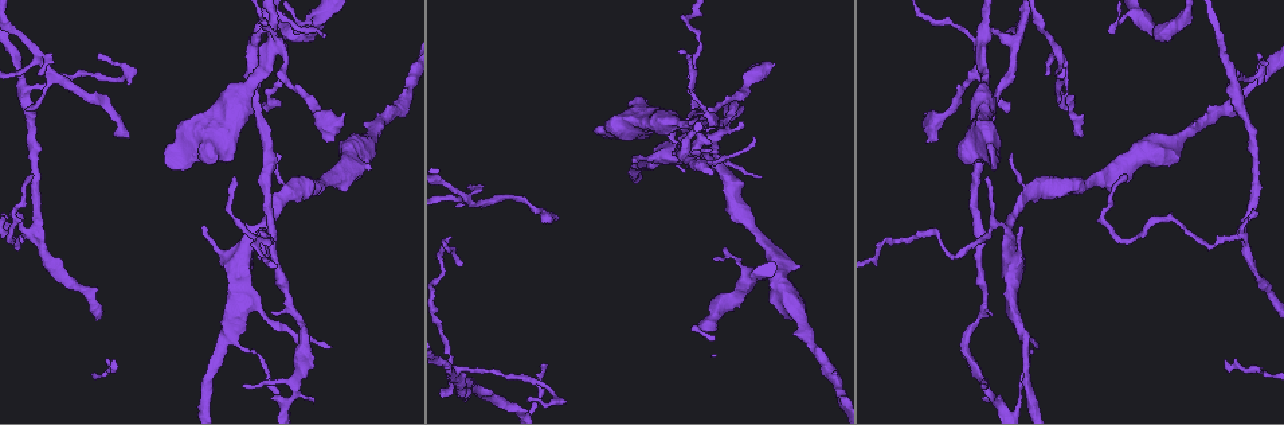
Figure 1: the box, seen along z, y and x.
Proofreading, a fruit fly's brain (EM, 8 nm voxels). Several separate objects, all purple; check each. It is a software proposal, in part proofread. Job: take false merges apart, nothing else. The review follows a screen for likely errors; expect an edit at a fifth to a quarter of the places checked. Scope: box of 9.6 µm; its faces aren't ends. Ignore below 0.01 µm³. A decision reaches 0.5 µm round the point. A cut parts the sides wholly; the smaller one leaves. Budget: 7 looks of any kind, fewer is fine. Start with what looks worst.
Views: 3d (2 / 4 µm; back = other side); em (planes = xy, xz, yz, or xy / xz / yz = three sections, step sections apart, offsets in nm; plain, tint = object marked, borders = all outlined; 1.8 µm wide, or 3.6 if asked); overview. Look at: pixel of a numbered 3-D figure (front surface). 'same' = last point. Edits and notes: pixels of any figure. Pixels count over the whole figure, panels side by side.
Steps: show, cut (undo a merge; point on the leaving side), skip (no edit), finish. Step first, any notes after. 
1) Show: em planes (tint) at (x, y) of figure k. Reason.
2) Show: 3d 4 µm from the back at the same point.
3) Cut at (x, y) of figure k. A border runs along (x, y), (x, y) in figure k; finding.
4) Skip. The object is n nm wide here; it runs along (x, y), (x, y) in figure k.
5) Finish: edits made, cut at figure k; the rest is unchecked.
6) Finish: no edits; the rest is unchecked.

Show: 3d 4 µm at (1005, 231) of figure 1. Calibre changes.

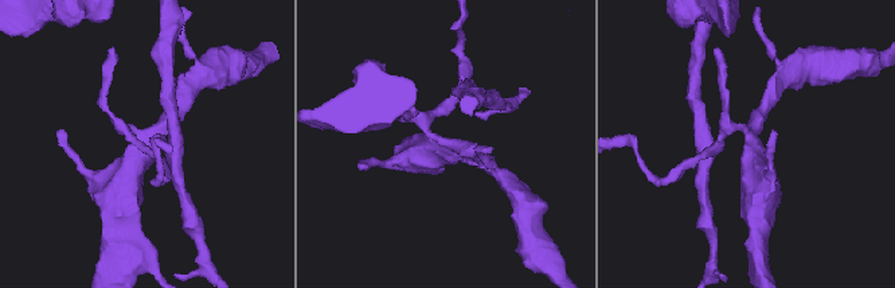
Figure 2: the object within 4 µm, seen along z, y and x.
Show: em yz step 8 (tint) at (442, 141) of figure 2. 4 arms meet here; shape alone is not enough.

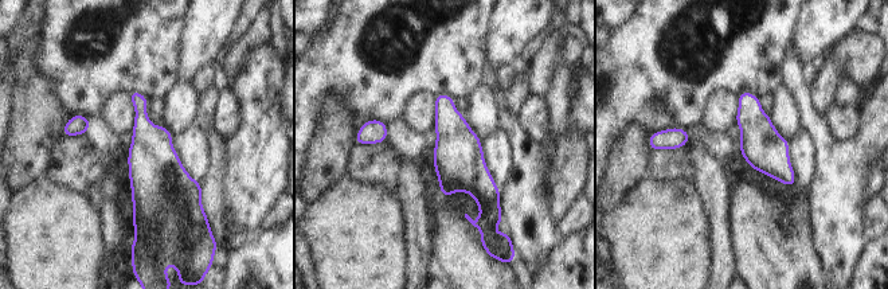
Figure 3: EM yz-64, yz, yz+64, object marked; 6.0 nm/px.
Show: em planes (tint) at the same point.

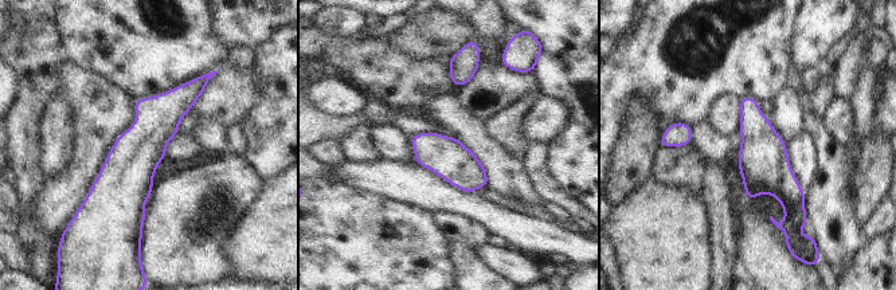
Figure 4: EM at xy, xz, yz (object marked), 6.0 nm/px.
Skip. It runs along (195, 82), (133, 159), (133, 226) in figure 4; all the same cell.

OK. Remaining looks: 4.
Show: 3d 4 µm at (465, 200) of figure 1. Three arms meet.

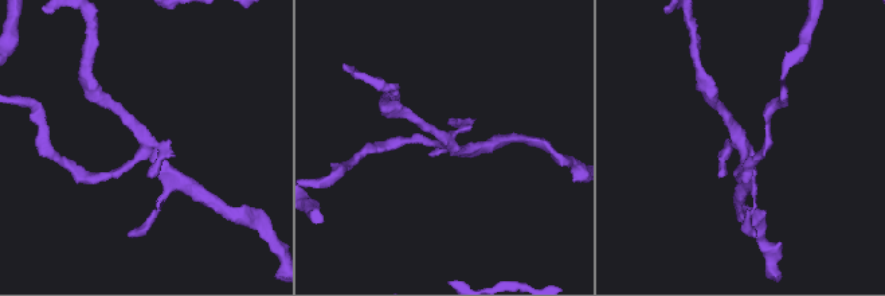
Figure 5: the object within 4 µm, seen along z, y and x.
Show: em planes (borders) at (742, 143) of figure 5.

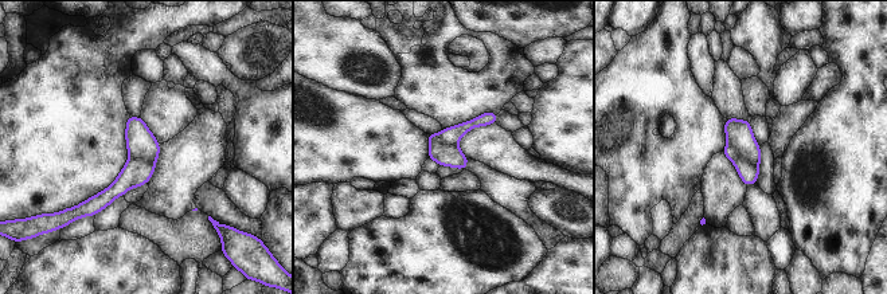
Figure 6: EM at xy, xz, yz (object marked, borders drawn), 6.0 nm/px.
Cut at (738, 132) of figure 6. The object is 180 nm wide here; a border runs along (727, 141), (757, 169), (758, 175) in figure 6; two cells meet here.

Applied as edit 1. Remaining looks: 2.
Finish: edits made, cut at figure 6; the rest is unchecked.

